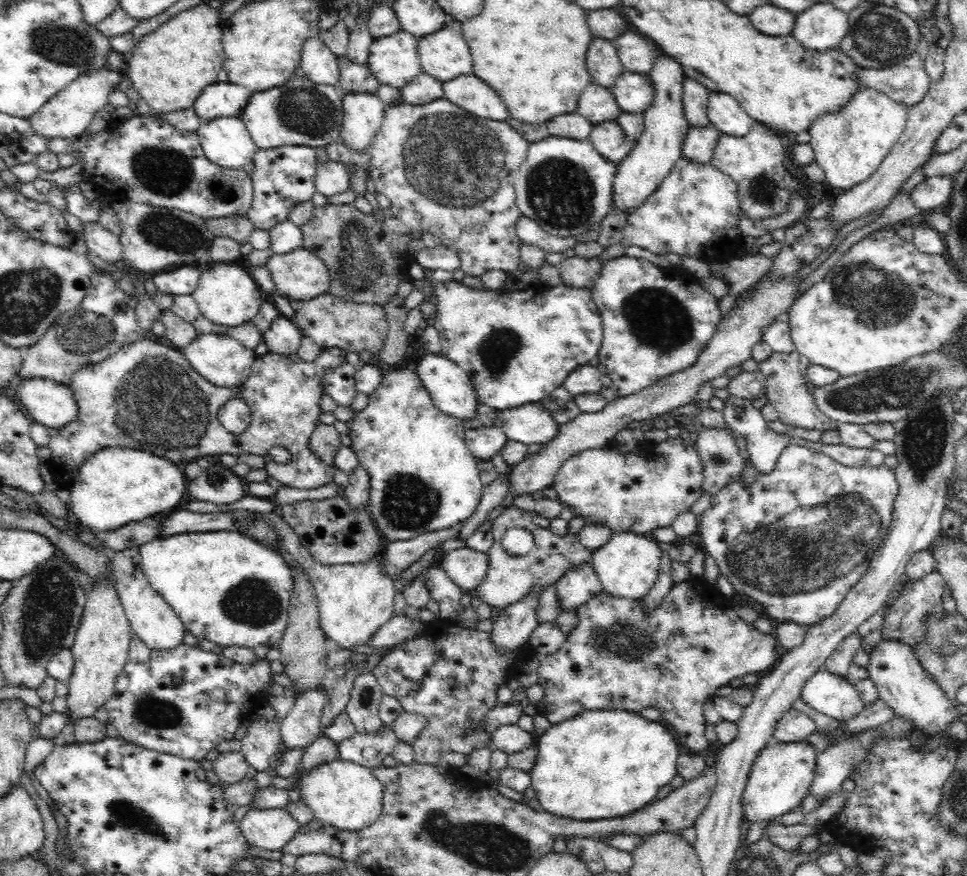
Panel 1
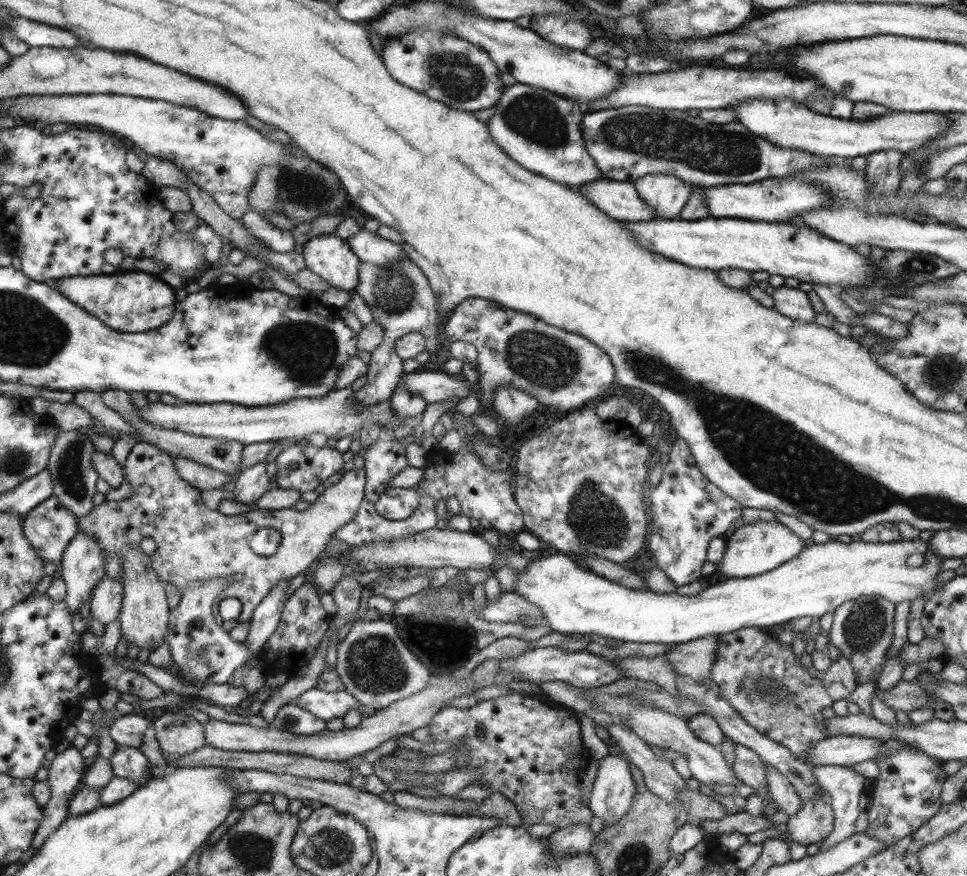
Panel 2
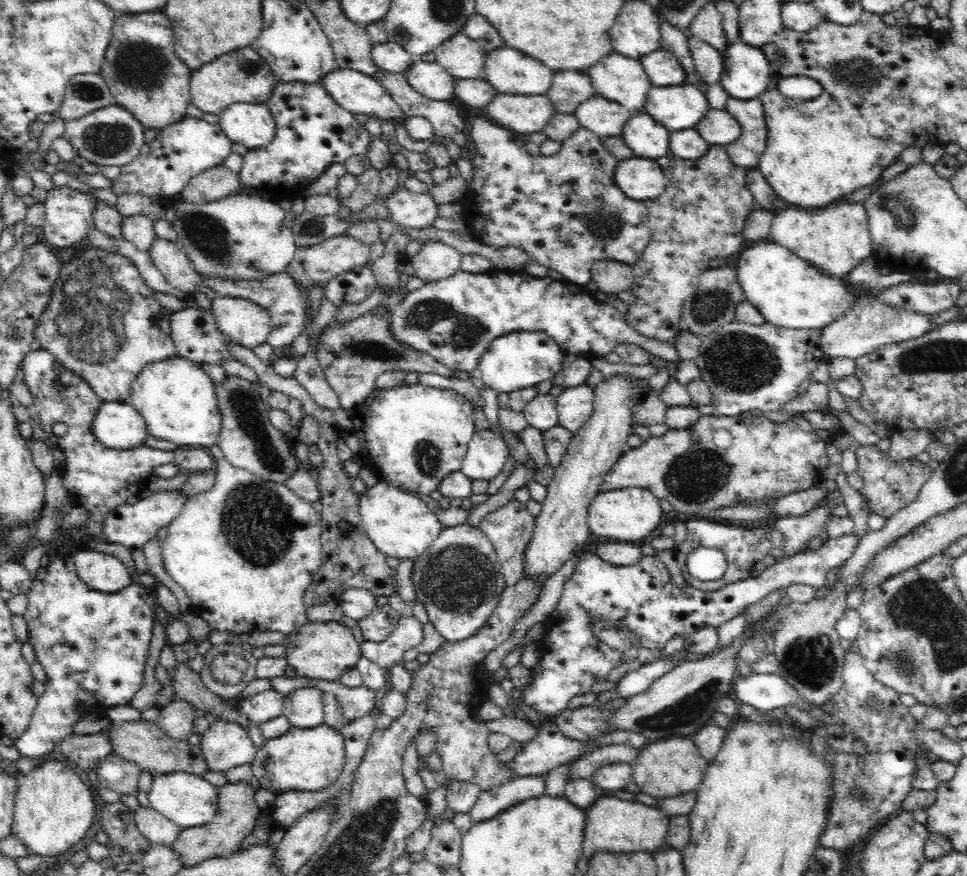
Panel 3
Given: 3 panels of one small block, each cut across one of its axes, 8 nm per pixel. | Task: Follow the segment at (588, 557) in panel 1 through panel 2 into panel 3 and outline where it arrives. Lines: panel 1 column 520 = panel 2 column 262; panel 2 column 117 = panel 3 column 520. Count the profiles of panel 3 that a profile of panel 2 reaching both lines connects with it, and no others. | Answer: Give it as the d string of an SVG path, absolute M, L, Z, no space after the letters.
M512 498L506 506L486 514L486 518L480 522L480 532L488 538L492 548L496 548L502 578L506 580L506 588L524 580L524 552L526 552L526 546L530 546L530 538L534 536L534 522L536 518L528 514L526 504L522 504L516 498Z

